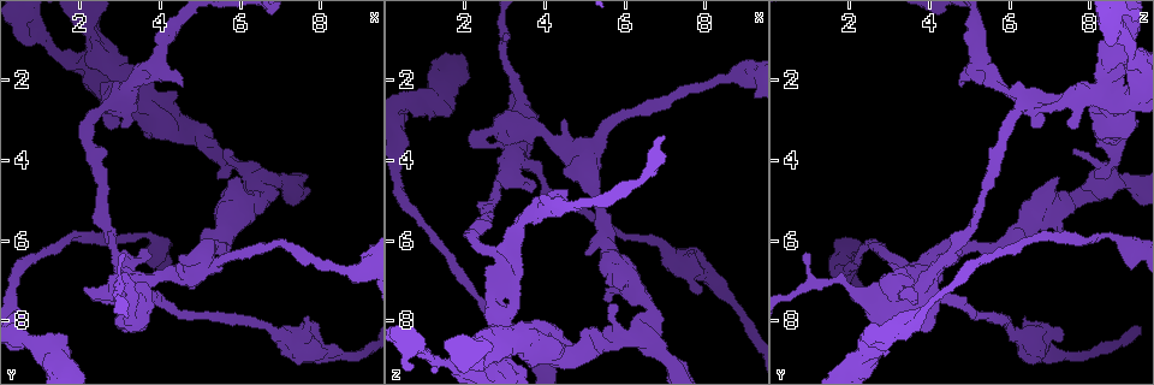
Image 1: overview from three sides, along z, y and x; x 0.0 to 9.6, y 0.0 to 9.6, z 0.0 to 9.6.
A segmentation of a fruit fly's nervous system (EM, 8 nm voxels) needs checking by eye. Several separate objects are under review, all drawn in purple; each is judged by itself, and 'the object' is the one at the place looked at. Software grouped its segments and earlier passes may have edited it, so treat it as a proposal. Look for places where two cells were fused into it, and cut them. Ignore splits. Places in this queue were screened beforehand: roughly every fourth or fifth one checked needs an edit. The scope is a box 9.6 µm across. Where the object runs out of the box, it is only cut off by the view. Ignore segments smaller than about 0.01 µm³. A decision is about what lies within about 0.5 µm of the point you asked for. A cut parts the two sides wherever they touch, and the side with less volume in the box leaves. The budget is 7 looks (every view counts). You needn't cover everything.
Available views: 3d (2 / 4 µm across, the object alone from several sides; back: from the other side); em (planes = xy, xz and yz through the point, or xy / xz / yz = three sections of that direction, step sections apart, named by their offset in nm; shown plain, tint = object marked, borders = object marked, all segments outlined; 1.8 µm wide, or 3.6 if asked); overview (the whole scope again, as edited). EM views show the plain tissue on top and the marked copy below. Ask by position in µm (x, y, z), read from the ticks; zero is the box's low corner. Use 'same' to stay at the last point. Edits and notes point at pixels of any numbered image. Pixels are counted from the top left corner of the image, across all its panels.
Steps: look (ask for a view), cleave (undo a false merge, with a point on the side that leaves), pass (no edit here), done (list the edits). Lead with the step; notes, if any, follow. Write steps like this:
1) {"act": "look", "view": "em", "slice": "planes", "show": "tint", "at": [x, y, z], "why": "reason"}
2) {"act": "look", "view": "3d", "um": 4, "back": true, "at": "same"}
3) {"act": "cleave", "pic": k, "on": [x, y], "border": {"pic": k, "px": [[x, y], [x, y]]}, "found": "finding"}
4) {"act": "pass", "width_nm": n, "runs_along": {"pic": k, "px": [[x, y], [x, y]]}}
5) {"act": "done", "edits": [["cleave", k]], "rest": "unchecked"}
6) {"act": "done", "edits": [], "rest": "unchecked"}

{"act": "look", "view": "em", "slice": "yz", "step": 16, "show": "tint", "at": [3.80, 1.65, 5.35], "why": "calibre changes"}

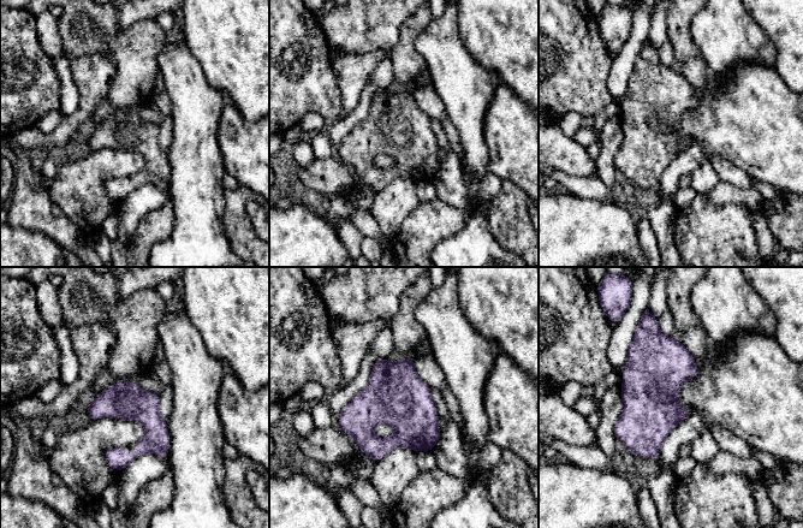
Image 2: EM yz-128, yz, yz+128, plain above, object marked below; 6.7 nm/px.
{"act": "look", "view": "em", "slice": "planes", "show": "borders", "at": "same"}

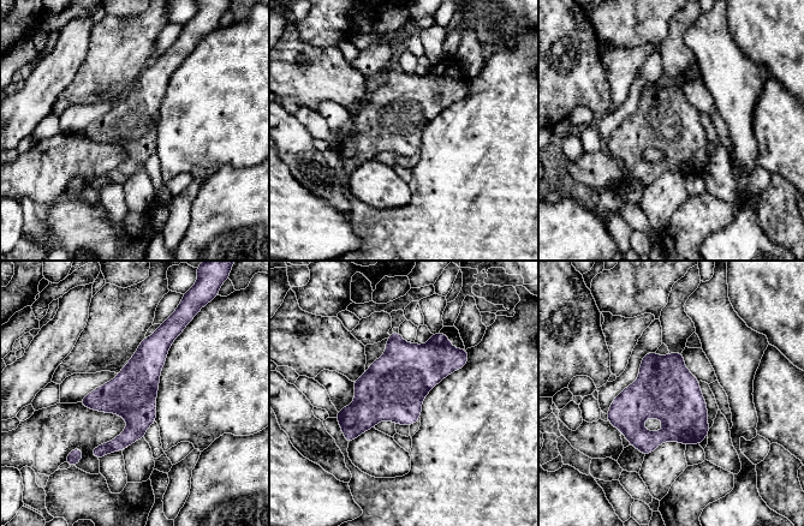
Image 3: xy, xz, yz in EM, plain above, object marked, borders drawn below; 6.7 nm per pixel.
{"act": "pass", "runs_along": {"pic": 3, "px": [[172, 334], [137, 383], [137, 425], [96, 454]]}, "found": "all the same cell"}

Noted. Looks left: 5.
{"act": "look", "view": "em", "slice": "planes", "show": "tint", "at": [6.20, 5.35, 7.05], "why": "abrupt turn"}

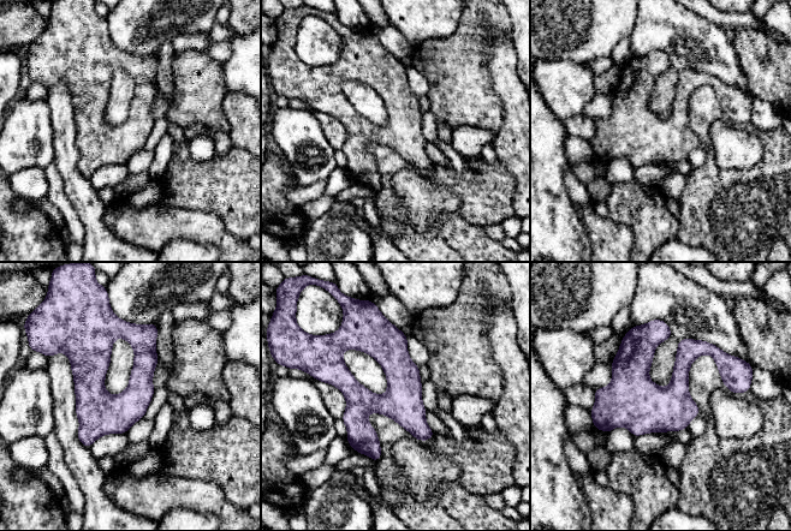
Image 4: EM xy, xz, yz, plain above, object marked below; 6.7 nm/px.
{"act": "pass", "width_nm": 260, "found": "all the same cell"}

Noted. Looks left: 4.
{"act": "look", "view": "3d", "um": 4, "back": true, "at": [6.65, 4.55, 8.55], "why": "calibre changes"}

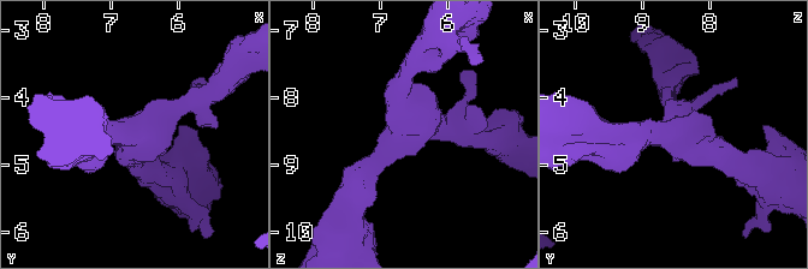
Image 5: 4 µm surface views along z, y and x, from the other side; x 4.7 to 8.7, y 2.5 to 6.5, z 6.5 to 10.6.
{"act": "look", "view": "em", "slice": "planes", "show": "tint", "at": [6.75, 4.55, 8.55], "why": "shape alone is not enough"}

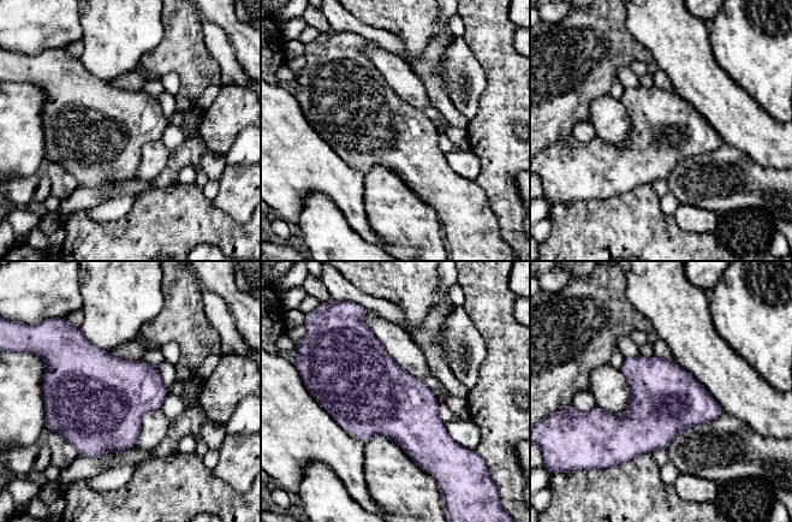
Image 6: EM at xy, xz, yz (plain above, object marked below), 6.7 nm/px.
{"act": "pass", "width_nm": 460, "found": "one cell here"}

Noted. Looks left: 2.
{"act": "done", "edits": [], "rest": "unchecked"}

